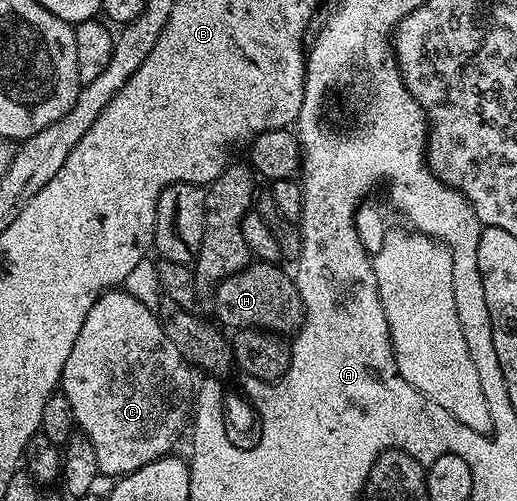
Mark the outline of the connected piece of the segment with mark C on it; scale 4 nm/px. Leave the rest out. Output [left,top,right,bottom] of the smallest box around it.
[58,287,194,479]

